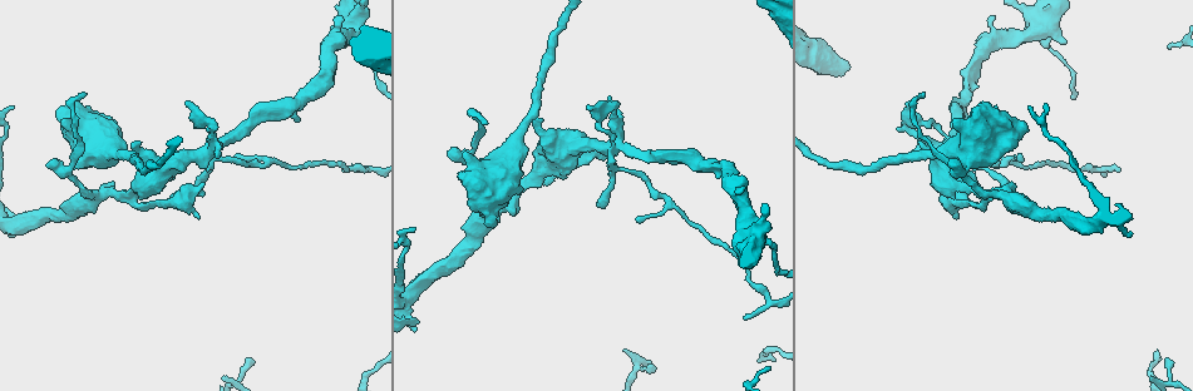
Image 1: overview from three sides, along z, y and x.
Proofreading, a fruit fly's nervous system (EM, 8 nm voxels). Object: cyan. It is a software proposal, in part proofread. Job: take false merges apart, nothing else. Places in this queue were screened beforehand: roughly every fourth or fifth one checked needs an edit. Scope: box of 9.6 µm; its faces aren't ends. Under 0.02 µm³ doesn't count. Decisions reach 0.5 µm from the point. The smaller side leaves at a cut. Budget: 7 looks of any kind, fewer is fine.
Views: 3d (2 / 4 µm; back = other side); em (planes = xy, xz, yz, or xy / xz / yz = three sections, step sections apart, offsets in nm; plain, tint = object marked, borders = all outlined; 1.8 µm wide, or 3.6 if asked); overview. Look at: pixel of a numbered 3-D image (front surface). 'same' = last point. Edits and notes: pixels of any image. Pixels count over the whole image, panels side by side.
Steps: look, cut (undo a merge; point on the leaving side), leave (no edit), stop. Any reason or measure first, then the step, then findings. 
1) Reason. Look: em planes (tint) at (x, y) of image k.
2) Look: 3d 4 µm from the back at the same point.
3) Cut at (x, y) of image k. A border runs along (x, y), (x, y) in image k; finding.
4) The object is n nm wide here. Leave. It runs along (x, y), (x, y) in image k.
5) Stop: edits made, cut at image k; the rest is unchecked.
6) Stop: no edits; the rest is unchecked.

Thin arm on a thick one. Look: 3d 4 µm at (1032, 33) of image 1.

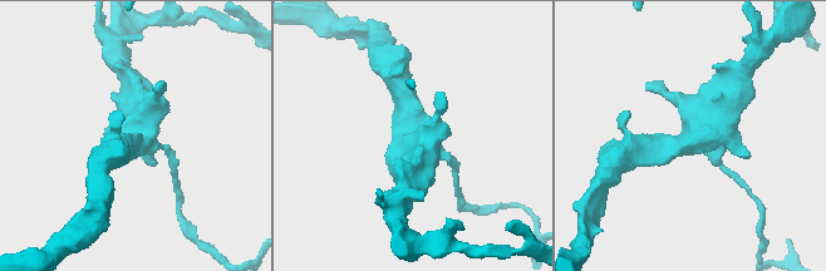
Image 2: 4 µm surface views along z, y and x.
Need the tissue. Look: em yz step 16 (tint) at (693, 140) of image 2.

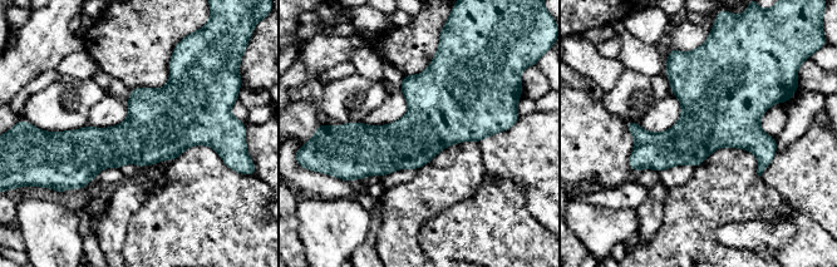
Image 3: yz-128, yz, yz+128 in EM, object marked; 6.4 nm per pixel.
Cut it another way. Look: em planes (tint) at the same point.

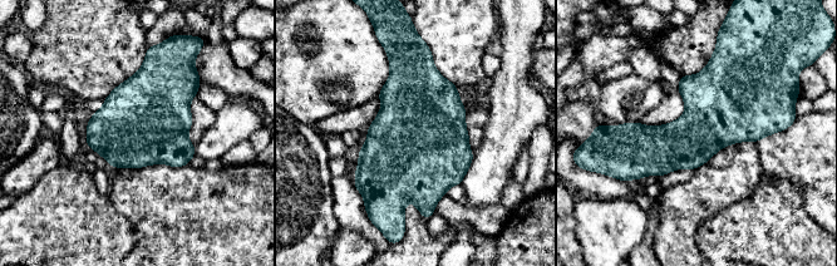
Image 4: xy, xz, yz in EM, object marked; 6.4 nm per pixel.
Leave. All the same cell.

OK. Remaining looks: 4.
Four-way junction. Look: 3d 2 µm from the back at (210, 148) of image 1.

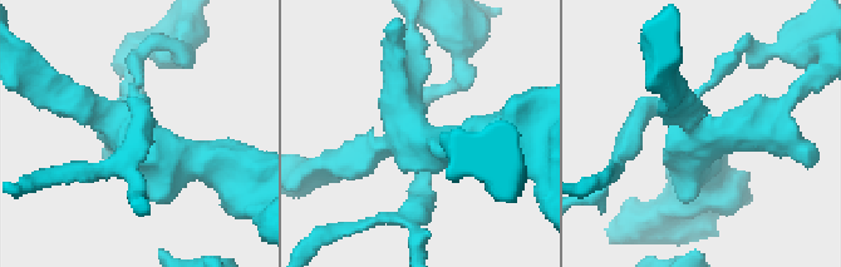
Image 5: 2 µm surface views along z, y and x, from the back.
Need the tissue. Look: em planes (tint) at (413, 136) of image 5.

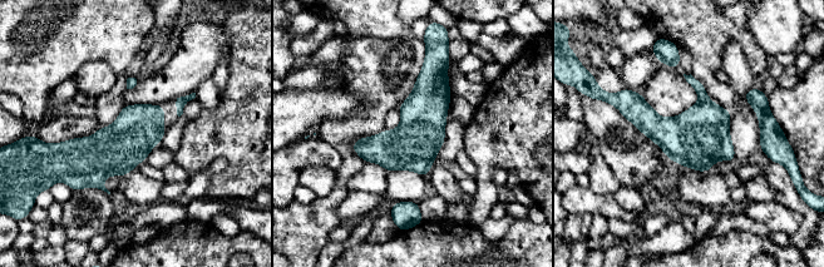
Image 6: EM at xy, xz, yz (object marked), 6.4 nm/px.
Cut at (697, 85) of image 6. A border runs along (707, 99), (700, 102) in image 6; two cells meet here.

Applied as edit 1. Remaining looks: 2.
Sharp bend. Look: em xz step 16 (tint) at (132, 190) of image 1.

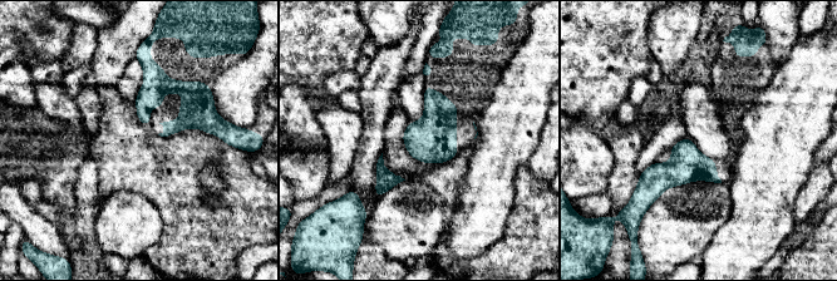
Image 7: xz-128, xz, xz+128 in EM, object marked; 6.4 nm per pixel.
Another direction. Look: em planes (tint) at the same point.

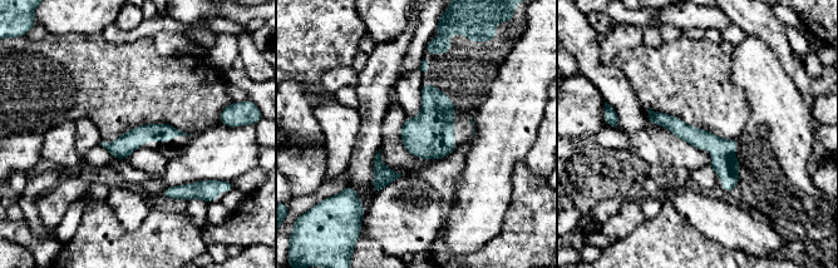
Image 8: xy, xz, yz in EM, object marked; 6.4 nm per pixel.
Leave. It runs along (651, 114), (723, 154), (725, 189) in image 8; one cell here.

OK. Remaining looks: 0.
Stop: edits made, cut at image 6; the rest is unchecked.

